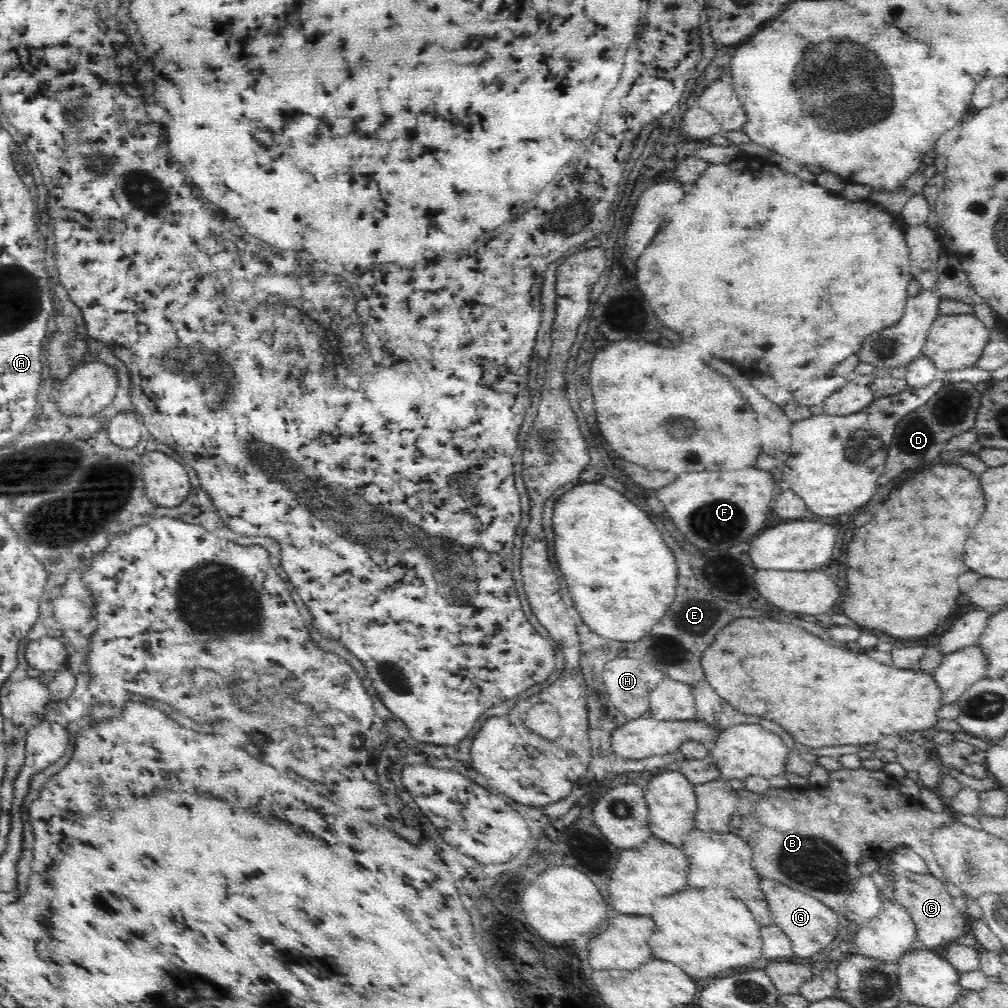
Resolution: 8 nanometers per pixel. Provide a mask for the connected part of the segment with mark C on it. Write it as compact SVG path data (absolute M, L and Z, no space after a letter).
M904 870L894 872L893 878L894 902L910 913L910 919L916 928L916 948L933 951L943 944L957 942L960 936L968 932L967 916L958 911L952 902L952 895L946 890L941 879L930 872L918 874Z

